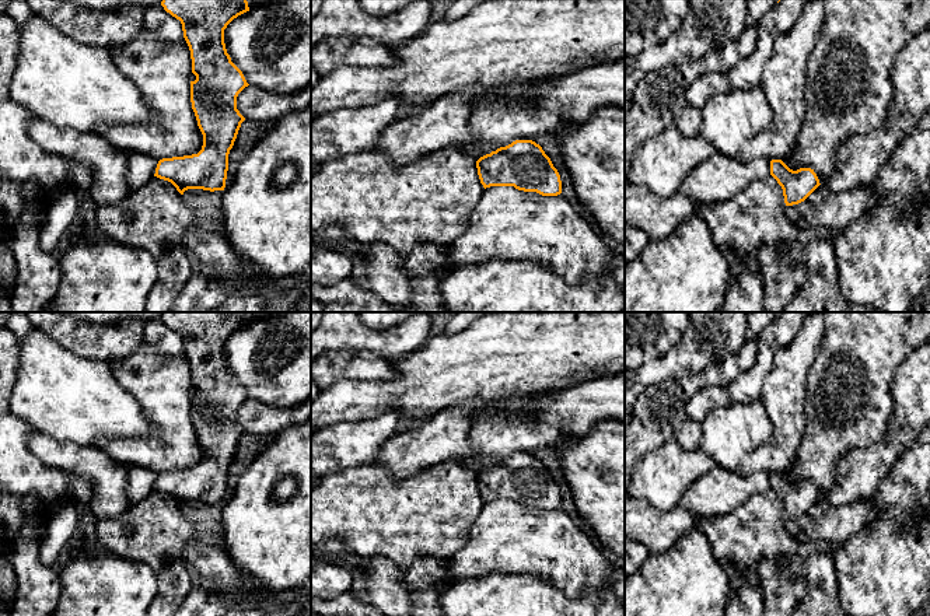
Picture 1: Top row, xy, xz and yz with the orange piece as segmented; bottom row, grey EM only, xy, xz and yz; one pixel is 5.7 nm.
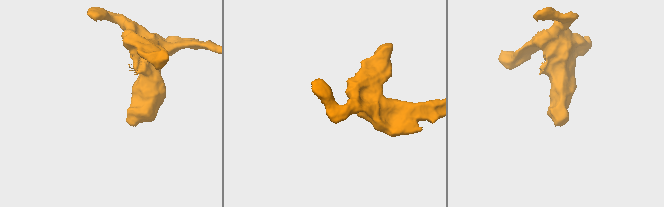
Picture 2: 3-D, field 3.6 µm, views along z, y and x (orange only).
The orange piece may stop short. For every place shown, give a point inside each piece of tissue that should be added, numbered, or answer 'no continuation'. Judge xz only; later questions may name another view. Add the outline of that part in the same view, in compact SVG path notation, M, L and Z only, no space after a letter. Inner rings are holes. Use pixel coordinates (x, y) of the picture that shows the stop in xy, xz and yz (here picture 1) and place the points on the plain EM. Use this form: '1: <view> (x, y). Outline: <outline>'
no continuation

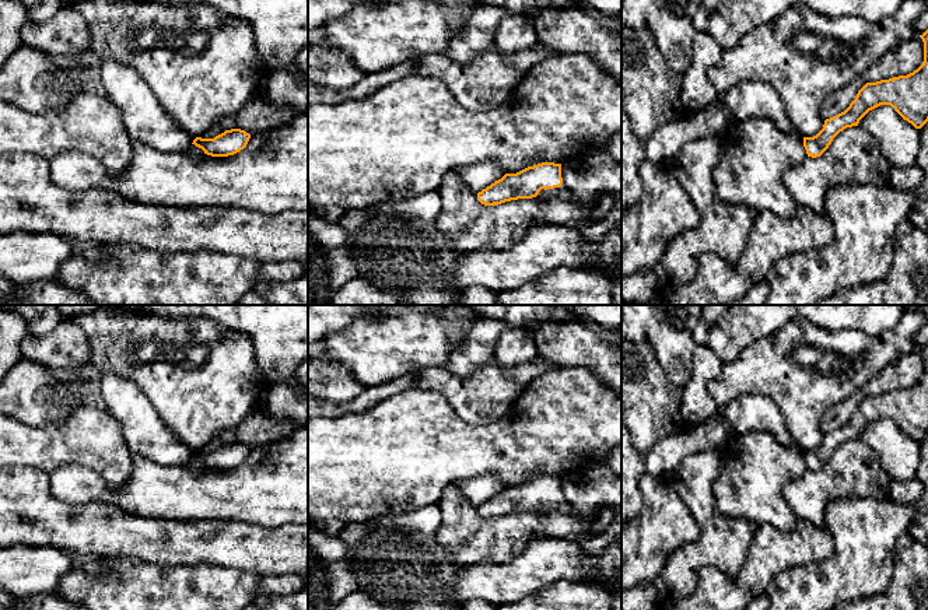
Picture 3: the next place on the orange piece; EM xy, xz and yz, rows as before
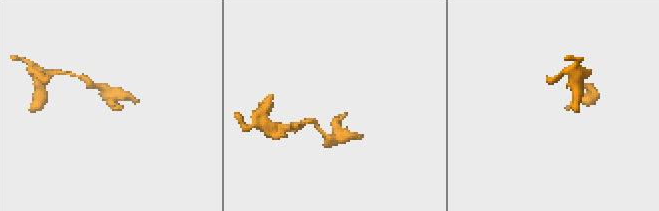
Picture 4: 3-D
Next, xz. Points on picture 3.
1: xz (561, 505). Outline: M561 498L560 501L554 502L542 502L536 511L540 513L549 513L554 511L570 512L571 506L565 502L564 498Z

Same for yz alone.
no continuation

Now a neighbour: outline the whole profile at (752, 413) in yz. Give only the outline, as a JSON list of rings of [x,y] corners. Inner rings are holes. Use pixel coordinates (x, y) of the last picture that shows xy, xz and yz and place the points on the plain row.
[[[746,395],[731,400],[721,411],[739,435],[746,432],[770,432],[788,449],[798,448],[778,407],[760,395]]]

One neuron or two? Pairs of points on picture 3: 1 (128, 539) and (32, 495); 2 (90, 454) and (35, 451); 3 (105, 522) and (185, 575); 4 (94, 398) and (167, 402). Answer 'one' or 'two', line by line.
1: one
2: one
3: two
4: two

